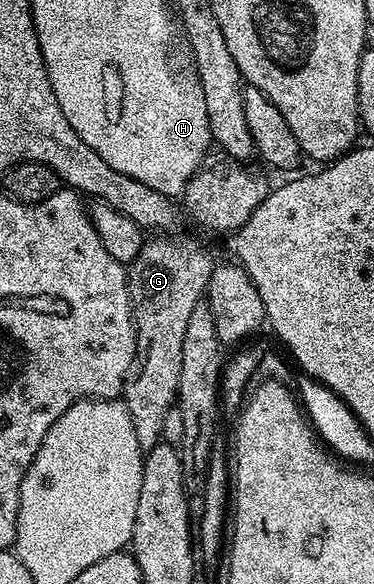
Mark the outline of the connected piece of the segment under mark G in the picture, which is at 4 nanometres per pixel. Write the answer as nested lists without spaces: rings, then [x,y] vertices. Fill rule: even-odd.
[[[167,234],[160,240],[148,239],[139,252],[139,256],[127,268],[127,289],[131,299],[131,319],[135,322],[135,346],[137,349],[137,371],[123,385],[122,401],[127,405],[129,418],[133,418],[133,430],[137,433],[137,442],[146,450],[163,439],[165,414],[176,407],[181,378],[181,345],[185,339],[185,326],[193,306],[197,306],[205,296],[207,283],[211,277],[213,260],[195,240],[170,240]]]

